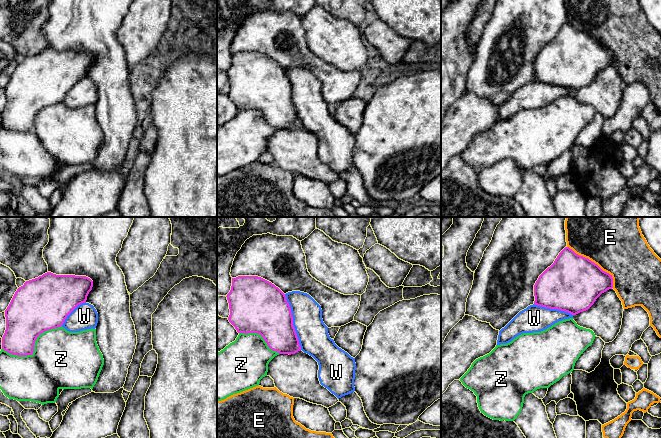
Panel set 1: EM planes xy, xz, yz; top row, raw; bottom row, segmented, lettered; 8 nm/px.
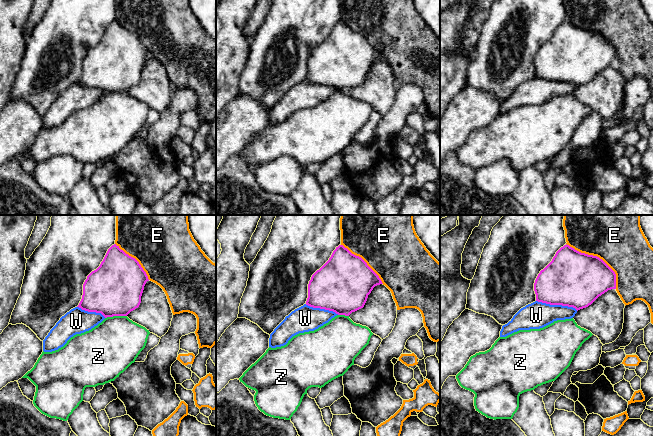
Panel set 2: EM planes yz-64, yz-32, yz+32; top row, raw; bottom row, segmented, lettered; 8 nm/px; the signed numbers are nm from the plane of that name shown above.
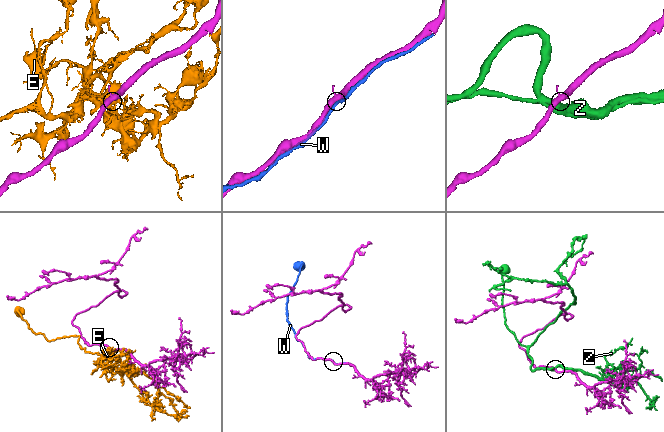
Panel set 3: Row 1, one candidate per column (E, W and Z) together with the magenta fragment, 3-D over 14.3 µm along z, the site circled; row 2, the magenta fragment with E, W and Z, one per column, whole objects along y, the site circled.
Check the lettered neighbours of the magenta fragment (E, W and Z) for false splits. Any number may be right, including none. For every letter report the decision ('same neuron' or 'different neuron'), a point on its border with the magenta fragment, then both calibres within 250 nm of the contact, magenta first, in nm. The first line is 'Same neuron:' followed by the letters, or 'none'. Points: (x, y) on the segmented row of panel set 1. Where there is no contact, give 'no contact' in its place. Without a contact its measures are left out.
Same neuron: W
E: different neuron; contact yz (594, 263); calibres 460 and 480 nm
W: same neuron; contact xz (292, 322); calibres 380 and 240 nm
Z: different neuron; contact xy (33, 348); calibres 340 and 460 nm

